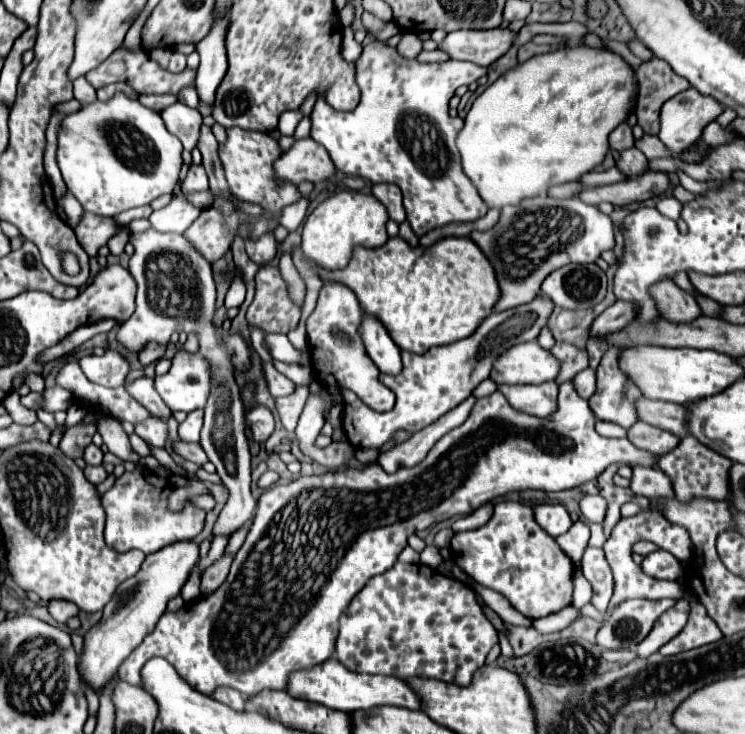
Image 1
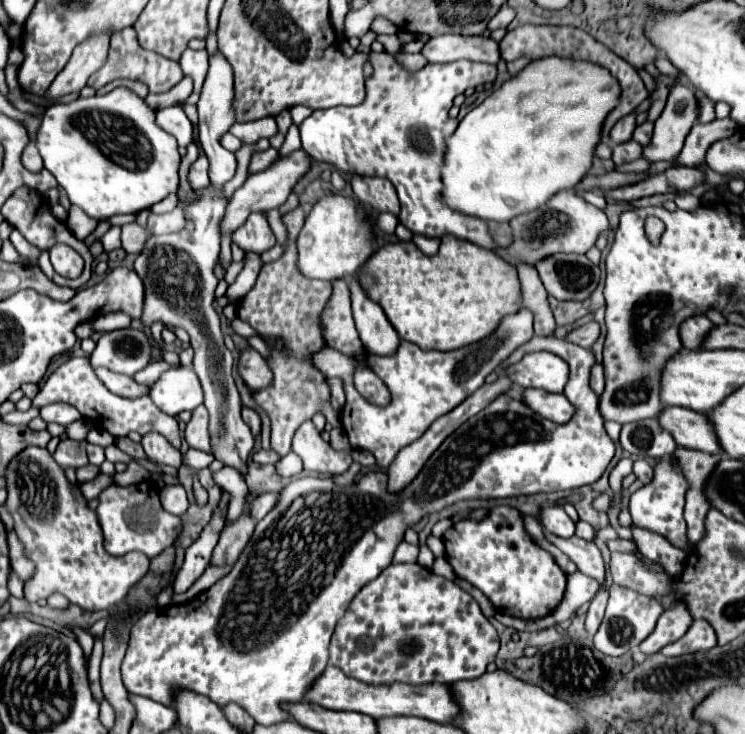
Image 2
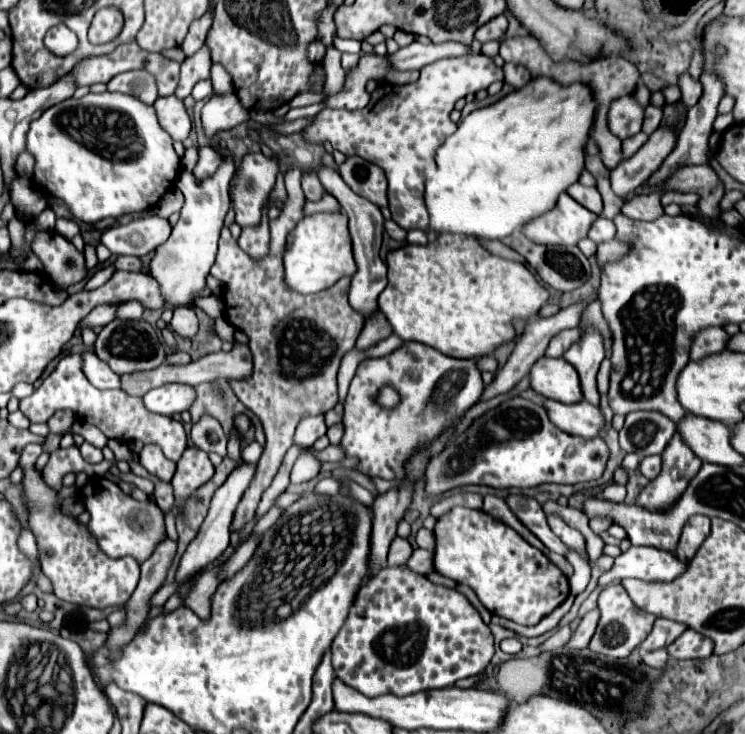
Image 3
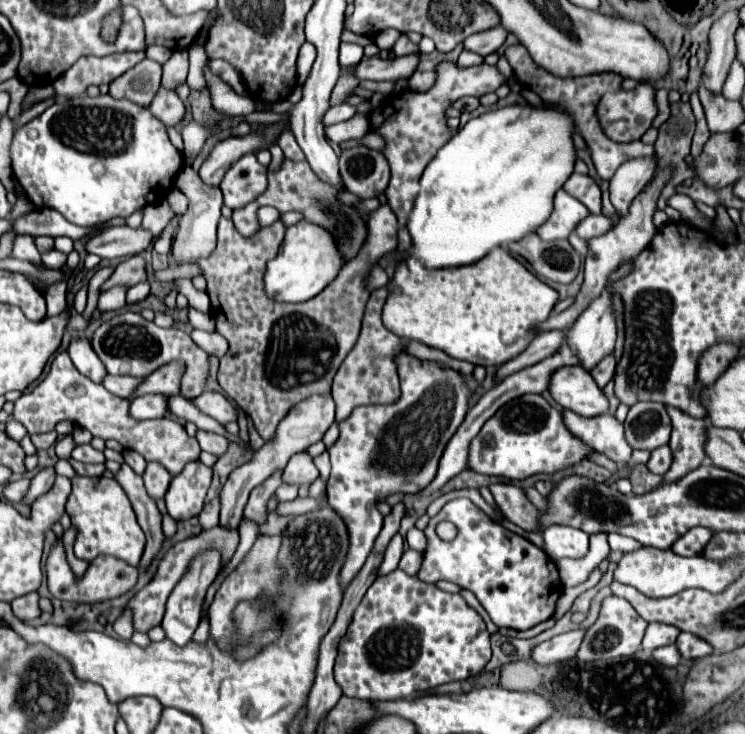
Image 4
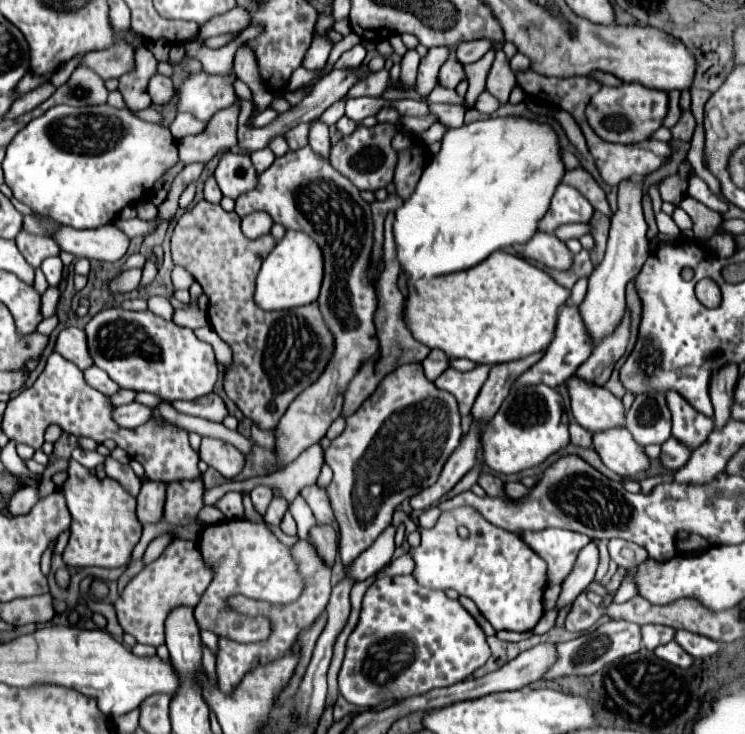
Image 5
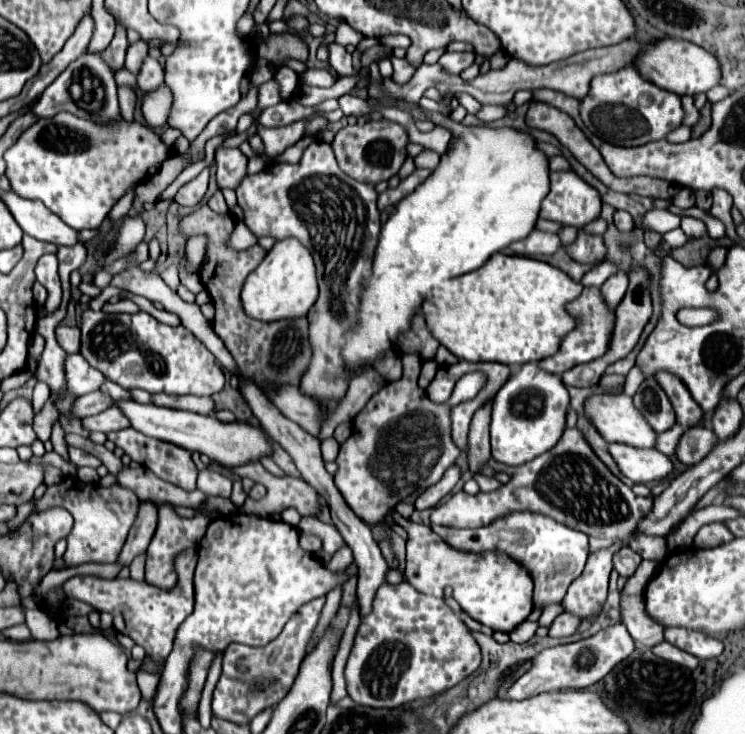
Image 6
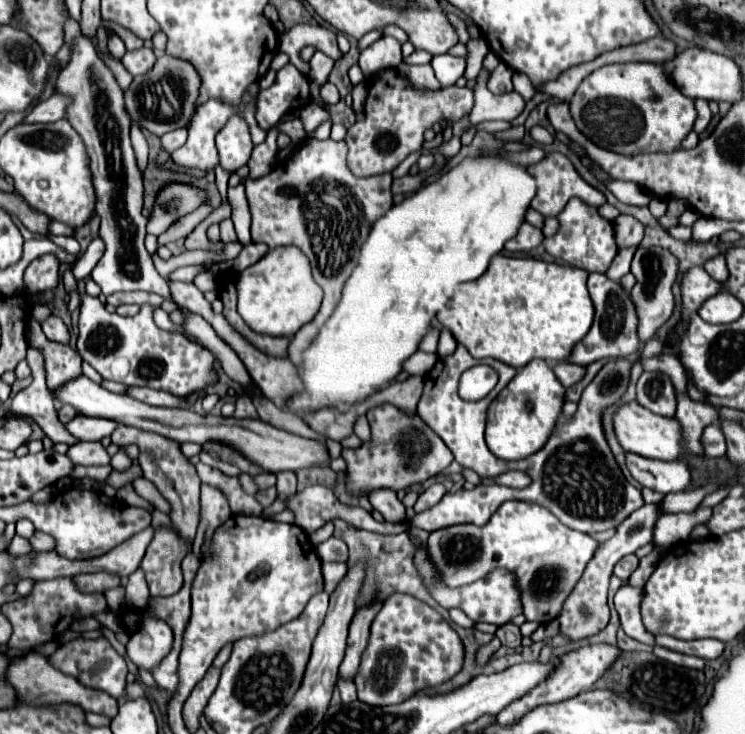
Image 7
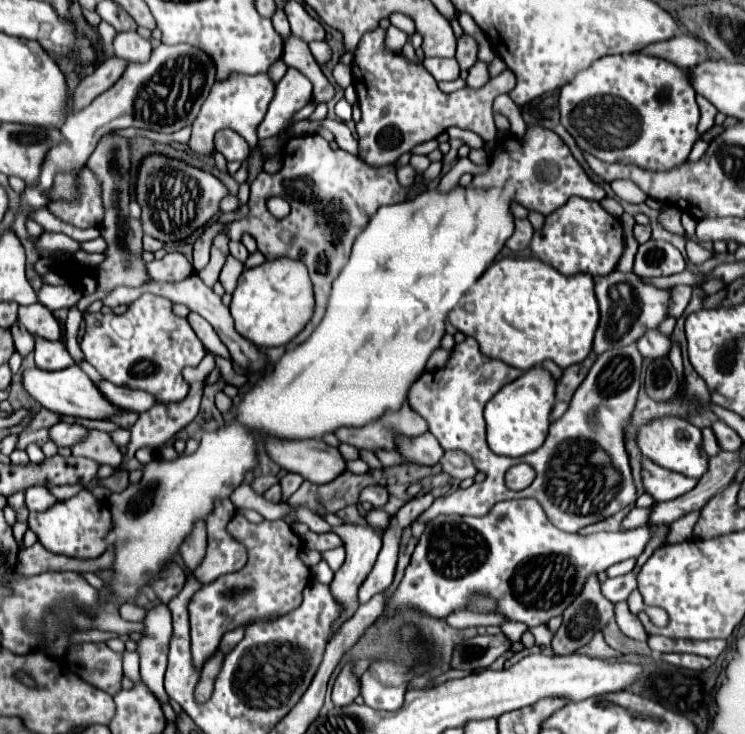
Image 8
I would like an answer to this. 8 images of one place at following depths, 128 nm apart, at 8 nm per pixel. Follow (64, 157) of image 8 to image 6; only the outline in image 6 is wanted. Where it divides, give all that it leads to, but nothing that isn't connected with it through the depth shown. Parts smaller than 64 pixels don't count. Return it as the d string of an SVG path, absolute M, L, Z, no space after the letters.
M166 84L160 86L158 90L146 94L142 100L142 114L144 114L144 120L148 122L148 126L152 126L152 128L164 126L168 122L170 106L172 106L172 94Z

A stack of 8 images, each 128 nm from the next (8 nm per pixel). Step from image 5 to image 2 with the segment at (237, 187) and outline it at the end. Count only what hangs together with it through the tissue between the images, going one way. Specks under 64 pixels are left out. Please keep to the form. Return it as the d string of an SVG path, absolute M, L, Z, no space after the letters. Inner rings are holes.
M292 124L288 134L286 134L286 140L284 140L282 148L280 148L280 156L288 156L290 152L294 152L298 148L302 148L302 144L300 144L300 130L298 130L296 124ZM252 212L246 224L232 234L232 242L240 246L244 252L262 254L276 244L276 238L270 230L268 220L260 212Z

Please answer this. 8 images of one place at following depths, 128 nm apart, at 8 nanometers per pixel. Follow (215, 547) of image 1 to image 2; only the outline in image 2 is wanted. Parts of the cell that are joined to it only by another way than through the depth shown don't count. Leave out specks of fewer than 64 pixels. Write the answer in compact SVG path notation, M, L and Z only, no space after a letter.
M222 468L218 472L212 474L212 480L222 488L222 490L228 490L232 494L232 500L230 500L230 510L228 510L228 516L226 516L226 524L232 524L232 520L236 520L236 516L240 516L240 512L244 512L244 496L248 494L248 488L246 488L246 482L240 478L240 472L234 470L234 468Z

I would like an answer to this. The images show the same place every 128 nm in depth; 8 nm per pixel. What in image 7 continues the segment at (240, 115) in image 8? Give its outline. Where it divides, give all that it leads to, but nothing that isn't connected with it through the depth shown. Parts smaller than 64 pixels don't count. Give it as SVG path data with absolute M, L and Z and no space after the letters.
M244 94L242 102L240 102L238 106L228 106L228 104L222 104L222 102L218 102L218 100L208 100L204 106L198 108L198 112L196 112L196 116L194 116L190 128L188 128L188 142L186 142L180 150L174 150L174 152L170 154L172 162L174 162L176 166L180 166L180 168L214 170L214 166L218 164L218 152L216 152L216 146L214 146L214 136L216 136L216 132L218 132L236 112L244 114L244 118L246 118L246 122L248 122L248 126L250 126L252 142L254 142L254 144L264 142L264 140L266 140L266 130L260 130L260 126L258 126L256 120L254 120L254 102L256 102L256 100L250 100L246 94Z

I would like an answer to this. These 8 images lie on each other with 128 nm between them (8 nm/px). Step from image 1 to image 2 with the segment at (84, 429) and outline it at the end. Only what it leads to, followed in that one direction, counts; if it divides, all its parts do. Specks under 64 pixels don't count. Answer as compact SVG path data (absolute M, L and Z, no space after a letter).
M70 438L60 440L60 444L58 444L56 452L54 452L56 462L58 462L62 468L68 468L68 466L74 466L74 468L86 466L86 464L88 464L86 444L88 444L86 440L84 440L84 444L82 444L82 442L76 442L76 440L70 440Z

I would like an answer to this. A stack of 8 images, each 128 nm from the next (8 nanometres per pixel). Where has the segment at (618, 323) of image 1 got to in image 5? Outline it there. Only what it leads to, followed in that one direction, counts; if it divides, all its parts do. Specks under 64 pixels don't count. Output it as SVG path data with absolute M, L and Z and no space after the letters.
M538 352L538 354L526 356L522 360L514 360L514 362L504 362L504 364L492 366L490 374L488 374L488 380L484 382L480 394L478 394L476 402L474 402L472 418L486 424L496 414L496 410L502 404L502 400L508 396L514 380L522 372L526 372L532 364L536 364L542 356L544 356L544 352Z

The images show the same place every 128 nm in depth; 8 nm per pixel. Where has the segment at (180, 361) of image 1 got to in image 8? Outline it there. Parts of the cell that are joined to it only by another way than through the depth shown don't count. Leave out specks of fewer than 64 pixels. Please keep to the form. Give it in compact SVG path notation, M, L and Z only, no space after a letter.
M58 422L56 426L50 428L50 440L54 440L58 446L72 446L80 440L84 440L84 436L88 436L90 428L82 426L82 424L70 424L70 422Z

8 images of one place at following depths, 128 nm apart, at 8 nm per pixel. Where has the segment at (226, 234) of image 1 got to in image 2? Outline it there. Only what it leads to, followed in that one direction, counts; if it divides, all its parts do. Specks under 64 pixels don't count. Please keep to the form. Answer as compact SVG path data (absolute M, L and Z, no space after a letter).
M300 148L300 150L292 152L290 156L278 158L278 160L272 162L266 170L256 172L256 174L250 174L248 180L246 180L246 184L240 186L240 188L234 192L232 200L228 202L228 208L226 208L226 212L224 212L224 220L220 220L220 234L222 234L222 236L232 234L234 228L240 228L240 226L248 220L248 216L250 216L252 212L258 212L258 210L272 210L272 208L282 206L282 204L286 202L288 194L292 192L292 188L298 184L298 180L310 170L310 166L312 166L310 154L308 154L308 152L304 154L304 150Z

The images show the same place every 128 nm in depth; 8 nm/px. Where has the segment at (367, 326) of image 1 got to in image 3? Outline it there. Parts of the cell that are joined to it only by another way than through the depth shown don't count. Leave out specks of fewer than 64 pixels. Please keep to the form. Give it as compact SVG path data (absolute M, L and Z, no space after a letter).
M322 166L322 170L318 172L318 178L320 178L322 186L326 188L326 192L330 192L340 202L344 214L350 220L348 228L350 228L350 236L352 236L352 244L354 244L354 260L356 260L358 272L352 276L348 300L350 300L350 304L354 304L356 312L360 312L364 316L364 320L366 320L368 316L374 316L378 312L378 296L386 288L386 264L378 256L380 244L382 244L382 234L384 234L382 212L380 212L380 208L376 204L372 204L366 198L354 194L346 186L342 176L338 176L336 170Z

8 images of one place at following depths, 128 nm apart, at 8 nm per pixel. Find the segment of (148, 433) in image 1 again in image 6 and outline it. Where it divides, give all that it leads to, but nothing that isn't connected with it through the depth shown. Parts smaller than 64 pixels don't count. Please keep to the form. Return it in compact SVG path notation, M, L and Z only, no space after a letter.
M142 500L136 522L130 528L128 540L118 560L128 566L140 552L144 552L156 532L156 526L158 526L158 504L152 500Z

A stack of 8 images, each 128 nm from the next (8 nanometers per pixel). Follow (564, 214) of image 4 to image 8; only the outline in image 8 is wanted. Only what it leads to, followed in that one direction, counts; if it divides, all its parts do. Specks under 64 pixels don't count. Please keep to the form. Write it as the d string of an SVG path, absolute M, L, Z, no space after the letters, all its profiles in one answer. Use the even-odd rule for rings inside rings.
M530 126L522 140L508 138L502 148L496 146L490 170L482 176L474 176L472 184L476 188L500 188L500 184L504 184L508 178L516 178L520 182L520 188L516 192L516 202L544 216L564 206L570 196L580 196L598 202L606 196L606 192L586 176L582 166L570 154L568 146L554 132L540 126ZM504 154L508 156L508 160L498 160Z

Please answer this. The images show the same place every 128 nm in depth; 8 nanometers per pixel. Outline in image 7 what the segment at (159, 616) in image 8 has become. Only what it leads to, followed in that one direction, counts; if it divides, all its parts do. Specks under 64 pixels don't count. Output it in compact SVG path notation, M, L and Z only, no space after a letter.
M146 618L140 632L130 636L126 644L126 654L136 666L146 668L148 672L156 666L162 656L170 652L172 646L172 630L166 622L158 618Z

